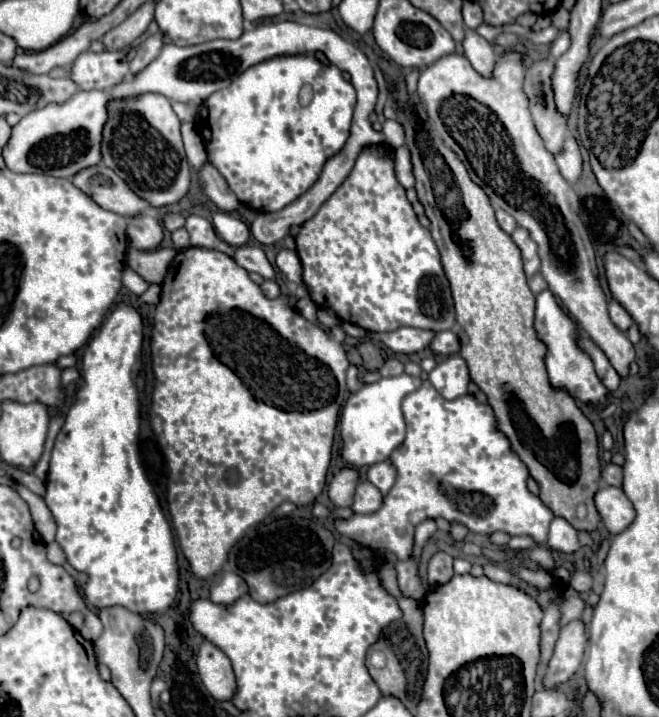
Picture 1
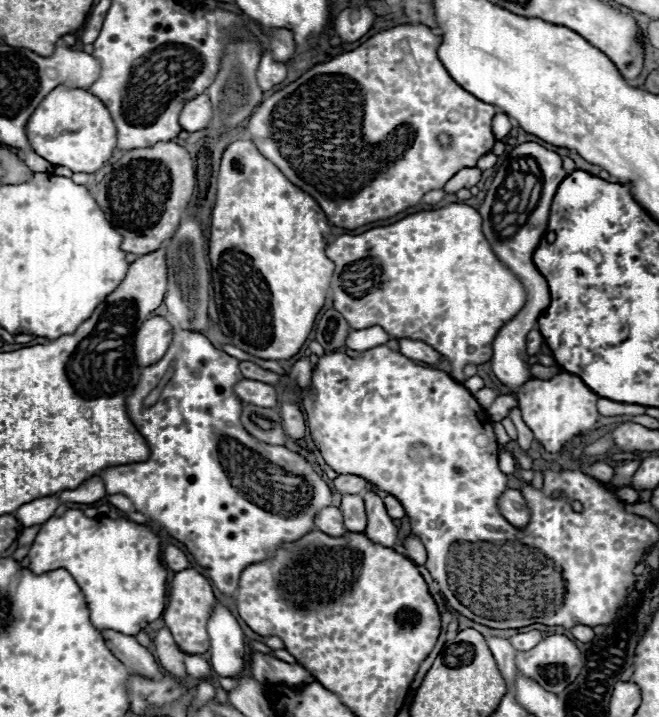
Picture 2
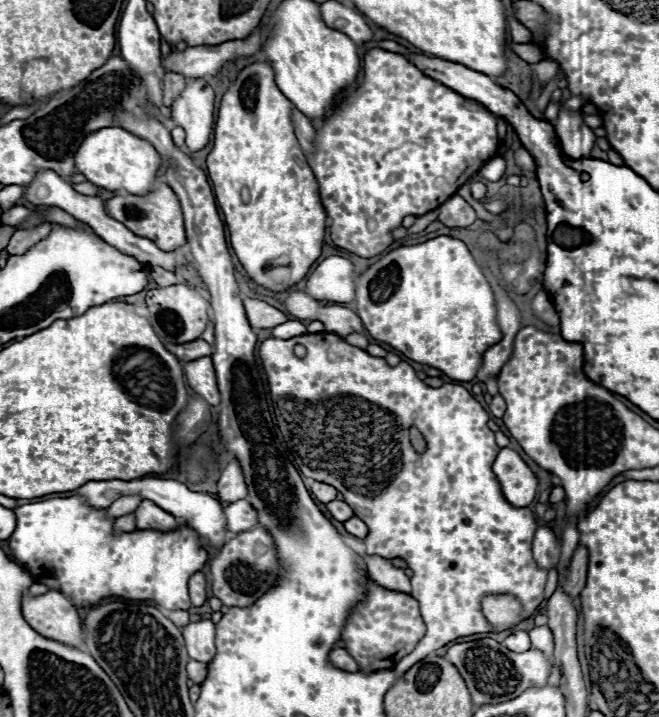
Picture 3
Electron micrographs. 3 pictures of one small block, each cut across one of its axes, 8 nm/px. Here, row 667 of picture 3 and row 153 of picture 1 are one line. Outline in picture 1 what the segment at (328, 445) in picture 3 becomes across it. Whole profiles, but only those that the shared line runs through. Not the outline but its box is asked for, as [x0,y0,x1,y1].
[394,146,416,190]

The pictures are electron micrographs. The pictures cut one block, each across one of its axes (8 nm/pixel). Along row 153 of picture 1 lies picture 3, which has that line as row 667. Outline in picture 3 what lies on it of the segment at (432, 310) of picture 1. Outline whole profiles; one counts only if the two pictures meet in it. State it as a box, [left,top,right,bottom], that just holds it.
[342,580,424,674]

